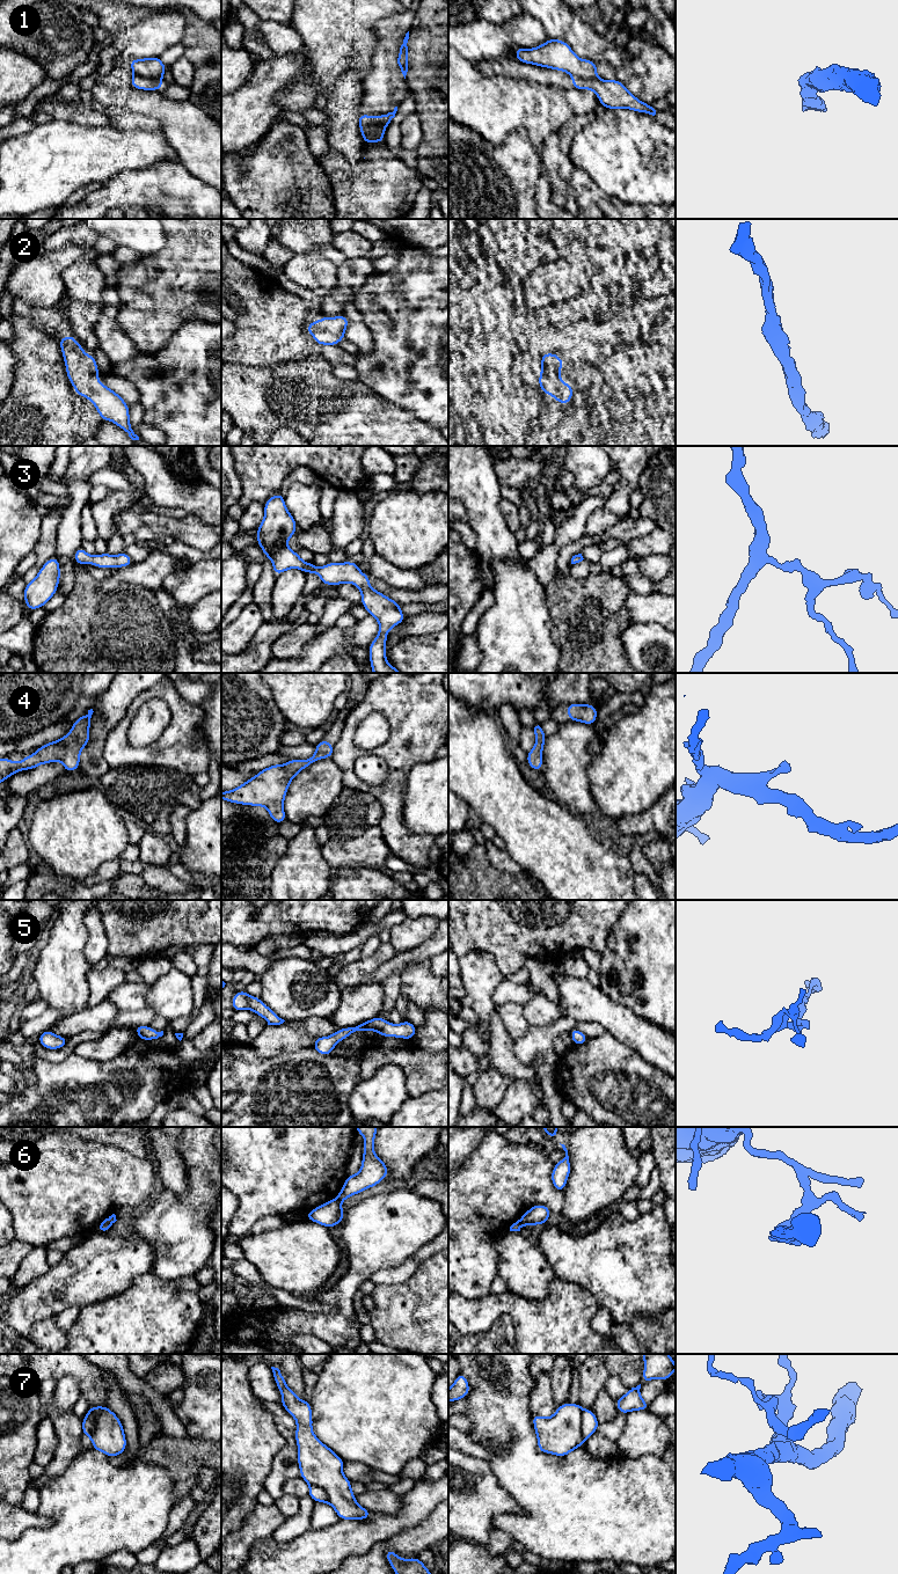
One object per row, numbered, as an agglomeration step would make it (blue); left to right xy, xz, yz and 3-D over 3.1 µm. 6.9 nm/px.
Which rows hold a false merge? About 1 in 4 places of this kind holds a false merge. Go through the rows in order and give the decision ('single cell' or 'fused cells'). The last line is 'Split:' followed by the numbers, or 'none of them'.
1: fused cells
2: single cell
3: single cell
4: single cell
5: single cell
6: fused cells
7: fused cells
Split: 1, 6, 7

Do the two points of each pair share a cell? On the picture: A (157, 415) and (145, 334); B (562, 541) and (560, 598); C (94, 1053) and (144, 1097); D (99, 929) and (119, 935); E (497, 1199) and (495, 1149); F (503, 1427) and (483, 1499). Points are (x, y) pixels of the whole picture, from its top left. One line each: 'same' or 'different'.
A: different
B: different
C: different
D: different
E: same
F: different

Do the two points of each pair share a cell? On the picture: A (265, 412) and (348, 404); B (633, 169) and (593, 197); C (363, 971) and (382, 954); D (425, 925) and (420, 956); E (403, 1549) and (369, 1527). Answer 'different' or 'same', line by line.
A: same
B: different
C: same
D: different
E: different

